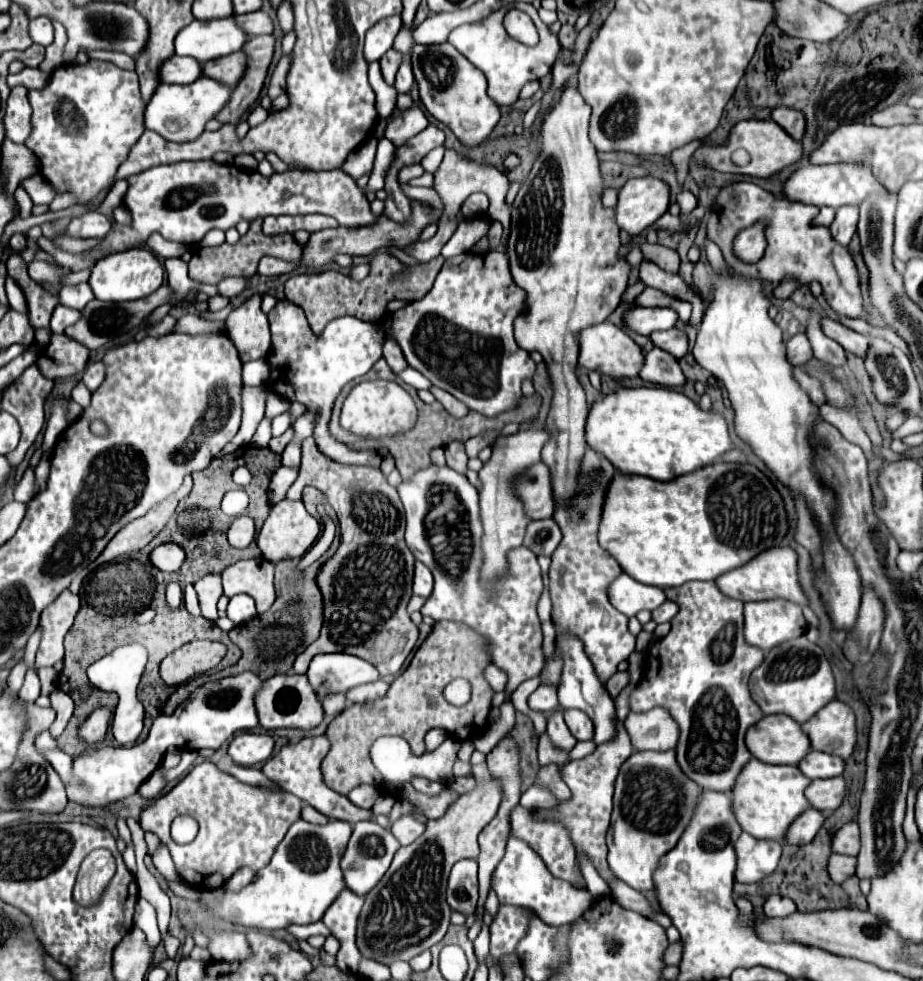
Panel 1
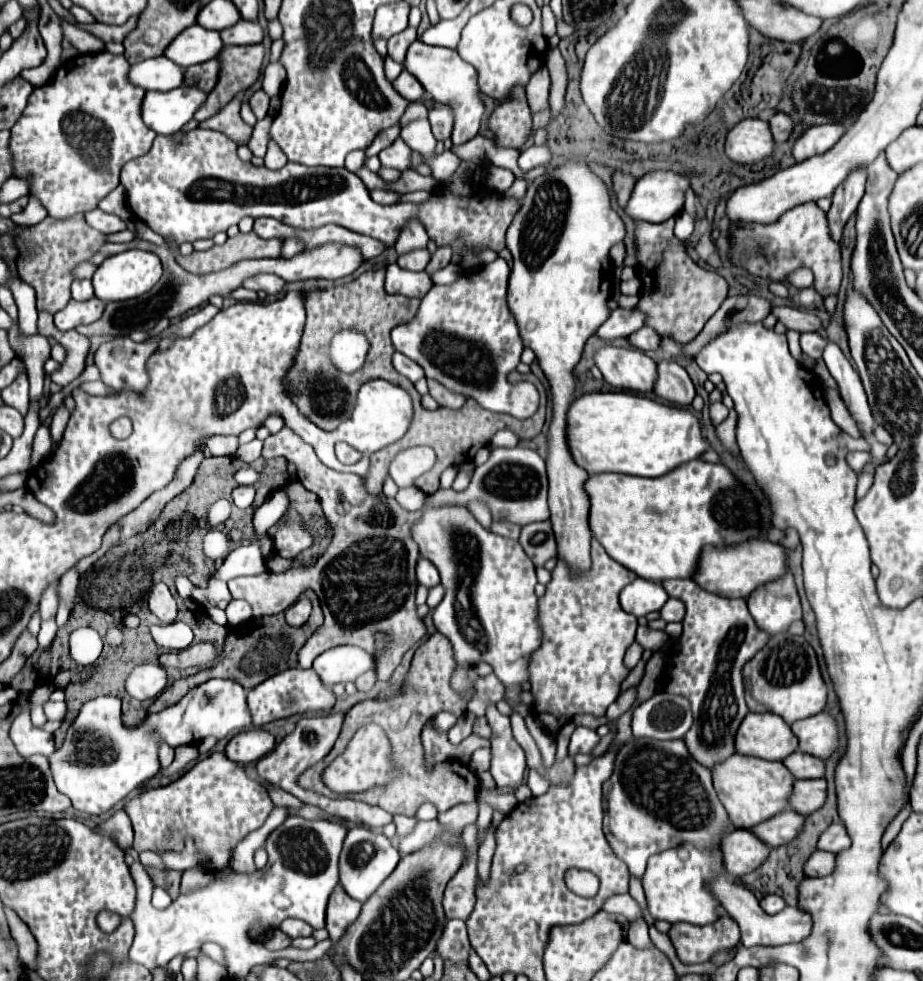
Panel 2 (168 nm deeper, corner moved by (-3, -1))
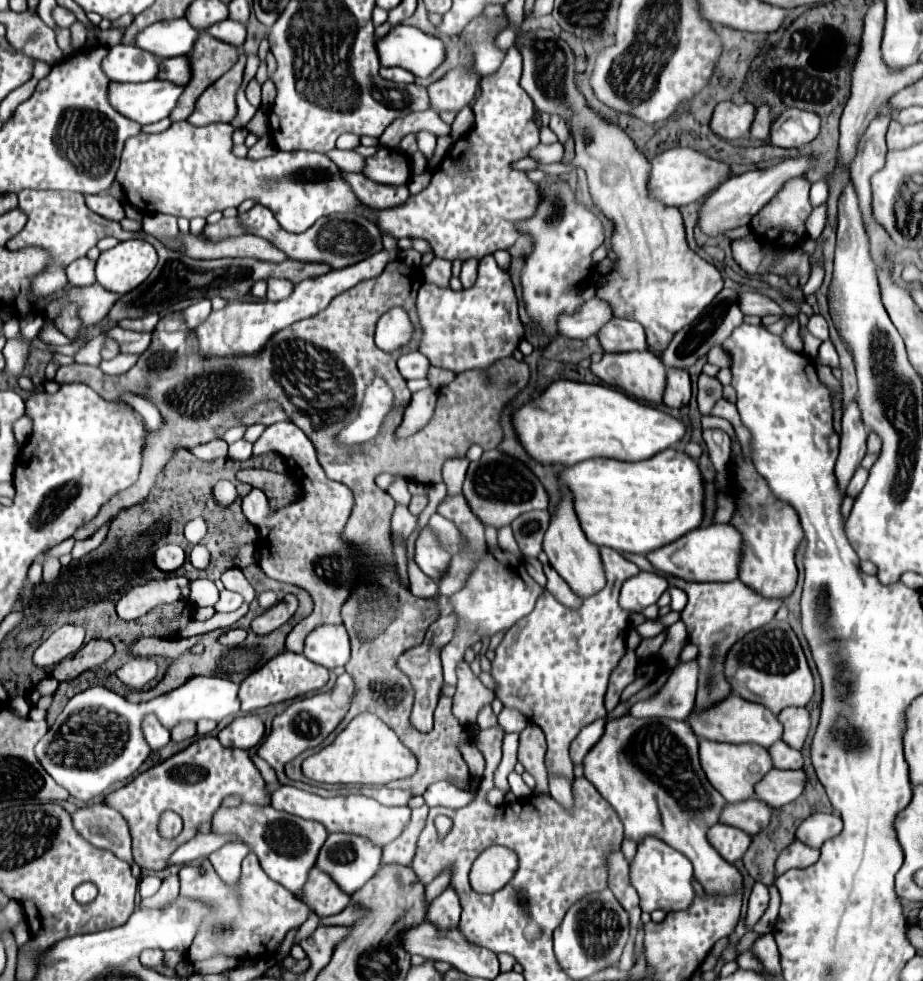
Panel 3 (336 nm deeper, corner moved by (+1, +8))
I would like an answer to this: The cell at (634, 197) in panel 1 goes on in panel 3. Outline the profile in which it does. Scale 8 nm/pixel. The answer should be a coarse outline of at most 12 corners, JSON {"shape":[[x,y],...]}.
{"shape":[[692,148],[652,160],[650,194],[680,208],[728,176],[726,162]]}

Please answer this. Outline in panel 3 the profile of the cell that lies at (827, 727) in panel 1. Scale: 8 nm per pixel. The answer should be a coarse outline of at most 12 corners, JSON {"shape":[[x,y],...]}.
{"shape":[[784,708],[782,740],[800,750],[808,730],[806,708]]}

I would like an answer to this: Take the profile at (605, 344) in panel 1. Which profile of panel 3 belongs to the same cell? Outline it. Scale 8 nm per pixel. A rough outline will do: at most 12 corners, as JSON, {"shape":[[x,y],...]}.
{"shape":[[650,350],[590,366],[636,400],[662,404],[666,366]]}

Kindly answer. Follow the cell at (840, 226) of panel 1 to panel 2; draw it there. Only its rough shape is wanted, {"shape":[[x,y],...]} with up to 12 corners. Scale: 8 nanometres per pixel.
{"shape":[[866,171],[836,189],[828,211],[830,237],[842,239],[864,195]]}

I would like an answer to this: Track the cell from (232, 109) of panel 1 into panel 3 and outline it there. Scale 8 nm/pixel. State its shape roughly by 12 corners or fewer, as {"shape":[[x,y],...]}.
{"shape":[[202,32],[192,76],[168,116],[192,114],[198,96],[232,68],[238,48]]}

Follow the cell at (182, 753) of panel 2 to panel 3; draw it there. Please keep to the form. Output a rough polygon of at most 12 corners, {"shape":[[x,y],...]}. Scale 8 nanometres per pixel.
{"shape":[[178,722],[172,728],[172,740],[182,742],[196,736],[194,722]]}

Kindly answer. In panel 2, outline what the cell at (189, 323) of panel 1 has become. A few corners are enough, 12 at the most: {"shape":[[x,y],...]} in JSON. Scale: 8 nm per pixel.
{"shape":[[160,335],[144,343],[106,341],[94,353],[100,379],[112,389],[142,391],[146,359]]}

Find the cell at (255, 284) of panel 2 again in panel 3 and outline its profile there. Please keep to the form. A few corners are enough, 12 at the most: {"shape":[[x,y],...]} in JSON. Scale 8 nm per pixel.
{"shape":[[268,280],[268,300],[288,298],[294,284],[288,280]]}

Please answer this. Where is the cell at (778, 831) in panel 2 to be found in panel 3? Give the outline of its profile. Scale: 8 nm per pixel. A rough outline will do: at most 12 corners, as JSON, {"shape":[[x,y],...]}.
{"shape":[[756,798],[726,804],[720,822],[752,836],[768,826],[770,806]]}

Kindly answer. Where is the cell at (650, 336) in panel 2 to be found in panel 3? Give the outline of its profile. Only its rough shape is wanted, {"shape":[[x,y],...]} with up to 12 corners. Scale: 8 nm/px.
{"shape":[[612,318],[596,338],[604,352],[648,348],[638,322]]}

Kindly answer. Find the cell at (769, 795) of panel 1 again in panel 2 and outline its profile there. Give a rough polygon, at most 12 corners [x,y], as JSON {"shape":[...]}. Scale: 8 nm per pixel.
{"shape":[[736,753],[714,789],[736,829],[790,809],[796,779],[780,761]]}

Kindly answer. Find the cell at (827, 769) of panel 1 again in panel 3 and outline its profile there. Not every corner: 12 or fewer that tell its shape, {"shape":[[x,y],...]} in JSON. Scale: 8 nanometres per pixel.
{"shape":[[782,740],[768,748],[774,768],[798,770],[802,754]]}

